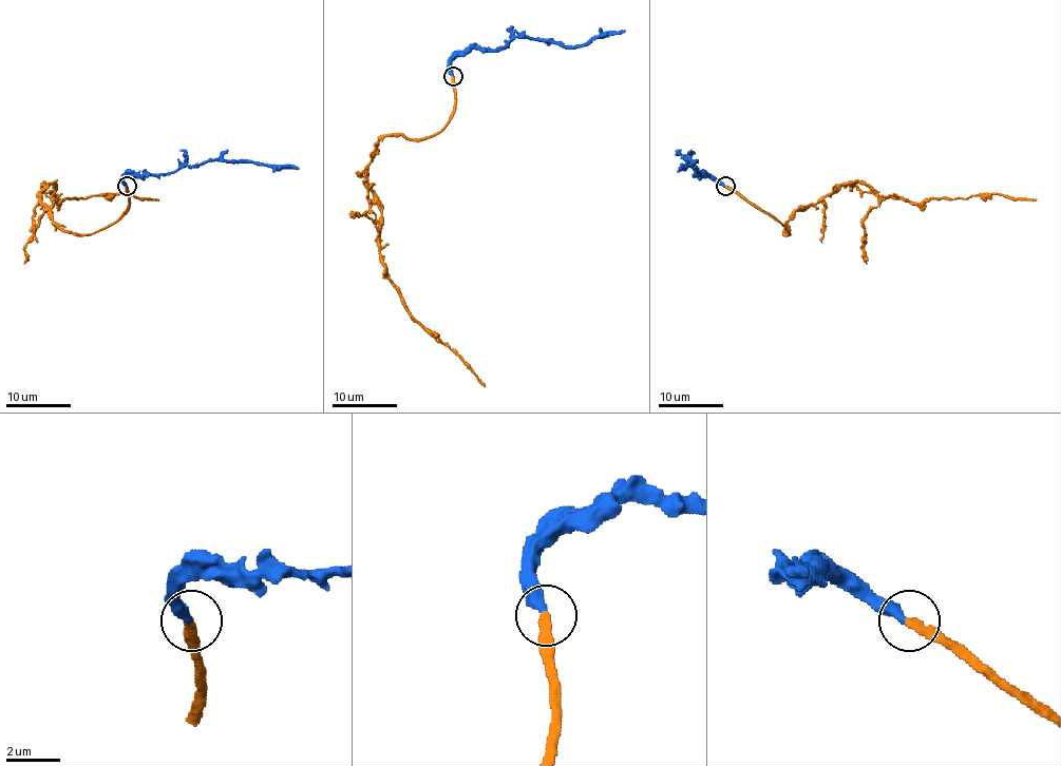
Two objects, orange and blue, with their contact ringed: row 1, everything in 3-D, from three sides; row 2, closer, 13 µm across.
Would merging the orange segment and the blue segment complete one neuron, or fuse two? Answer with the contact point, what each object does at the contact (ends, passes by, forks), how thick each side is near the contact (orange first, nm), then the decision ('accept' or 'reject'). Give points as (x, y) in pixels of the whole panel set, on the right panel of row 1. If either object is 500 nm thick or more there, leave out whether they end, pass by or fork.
(725, 186) | orange ends | blue ends | 360/360 nm | accept

